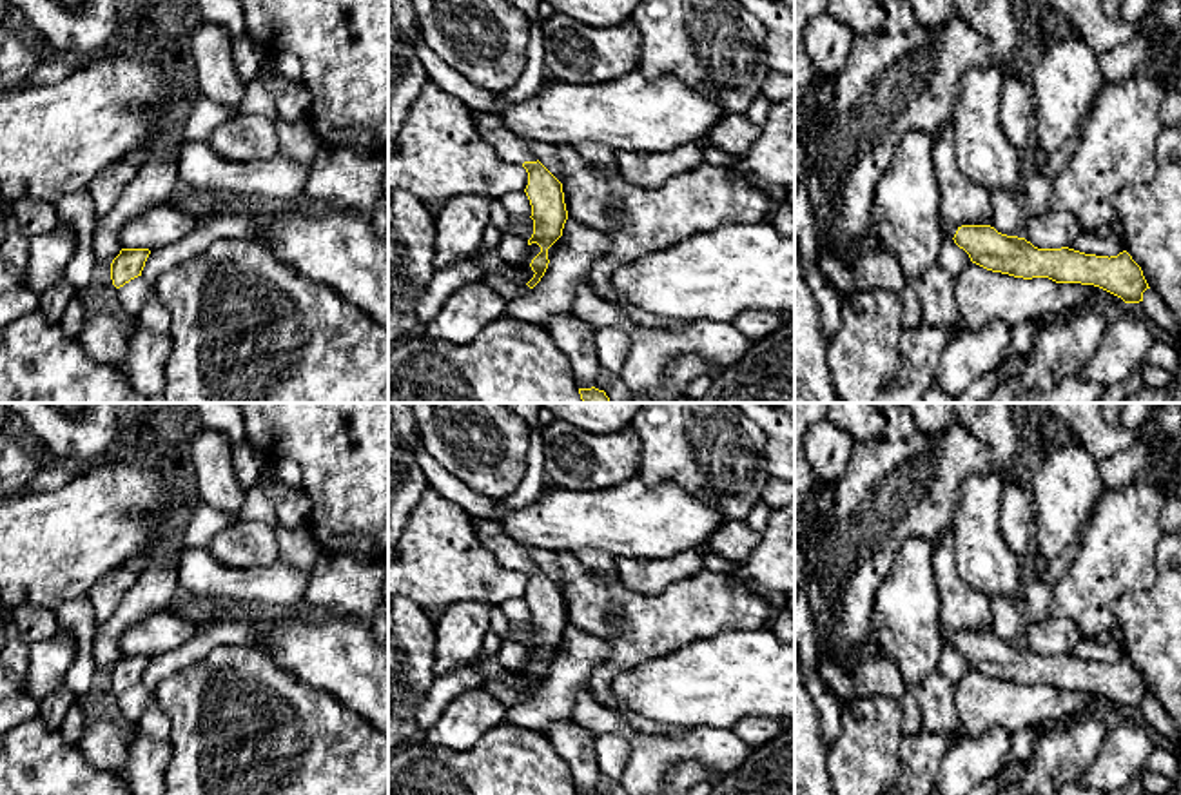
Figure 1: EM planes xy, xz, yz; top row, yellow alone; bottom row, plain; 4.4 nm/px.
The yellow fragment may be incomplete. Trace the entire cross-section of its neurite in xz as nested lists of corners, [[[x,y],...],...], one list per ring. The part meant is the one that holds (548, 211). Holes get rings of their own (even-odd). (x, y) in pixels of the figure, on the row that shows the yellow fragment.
[[[472,113],[479,136],[492,145],[504,162],[522,165],[528,172],[524,189],[533,220],[533,234],[528,245],[537,243],[541,252],[532,260],[535,272],[526,283],[533,289],[548,269],[548,249],[562,236],[568,211],[562,183],[528,151],[519,136],[503,125],[499,113]]]

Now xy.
[[[122,249],[111,263],[112,285],[120,289],[131,280],[142,276],[149,254],[149,249]]]

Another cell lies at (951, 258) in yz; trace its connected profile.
[[[945,236],[936,265],[949,274],[960,274],[971,261],[969,254],[960,249],[952,238]]]

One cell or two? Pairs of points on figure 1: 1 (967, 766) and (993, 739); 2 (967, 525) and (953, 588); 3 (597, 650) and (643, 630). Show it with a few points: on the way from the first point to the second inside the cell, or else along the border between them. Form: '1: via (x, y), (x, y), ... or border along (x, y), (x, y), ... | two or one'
1: via (975, 759), (987, 746) | one
2: border along (951, 527), (958, 572), (989, 598) | two
3: border along (570, 623), (610, 648), (588, 683) | two

